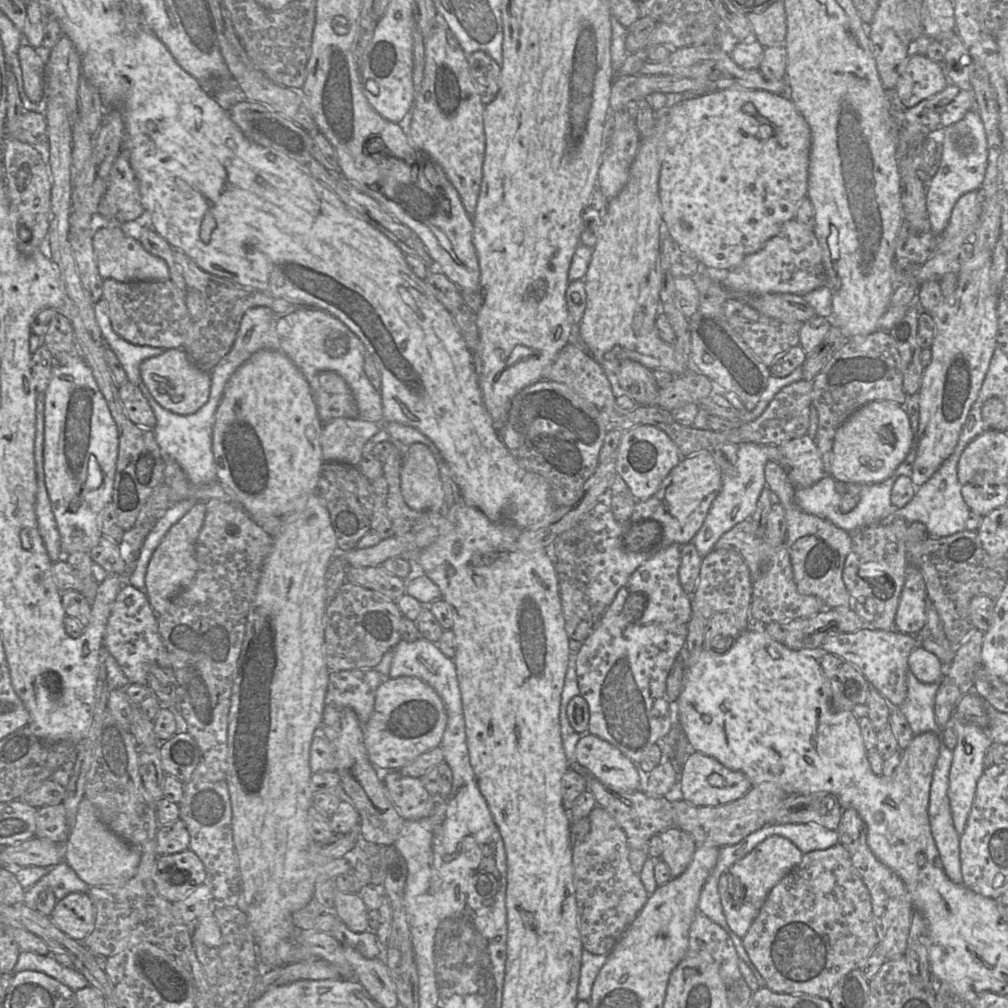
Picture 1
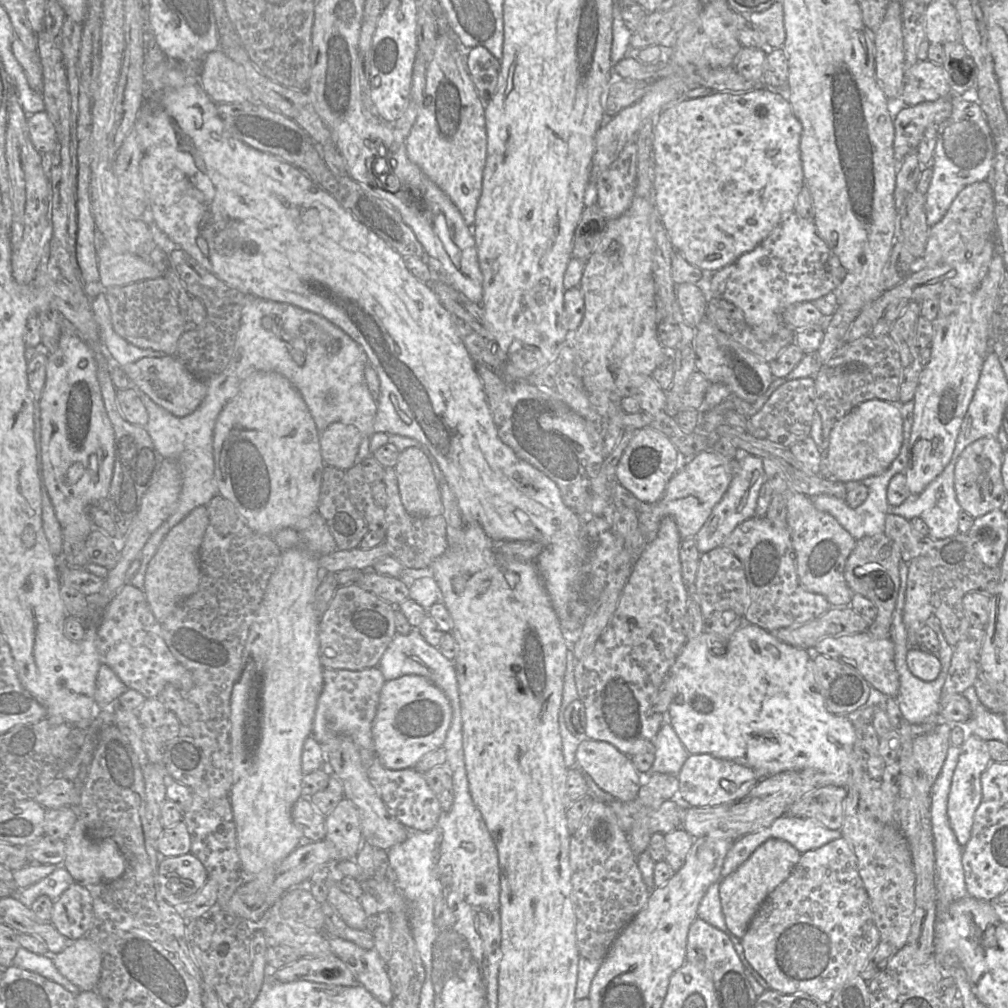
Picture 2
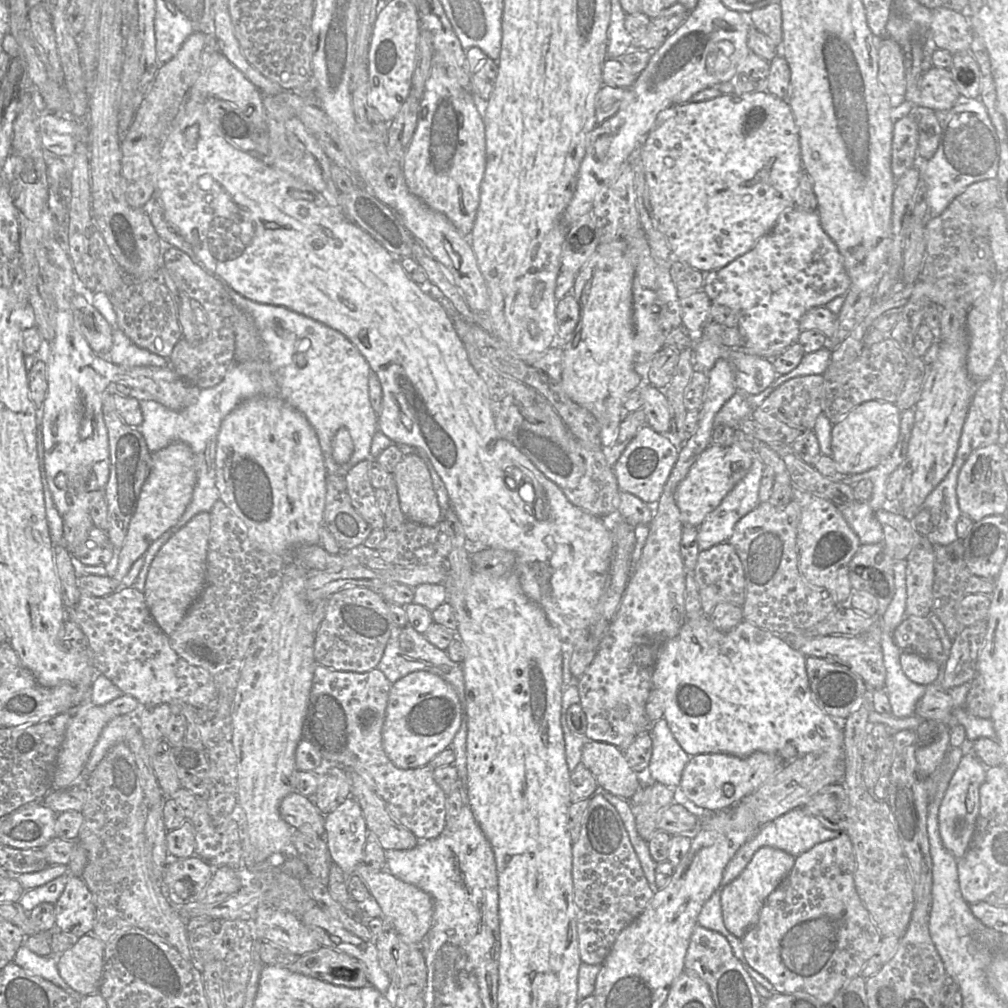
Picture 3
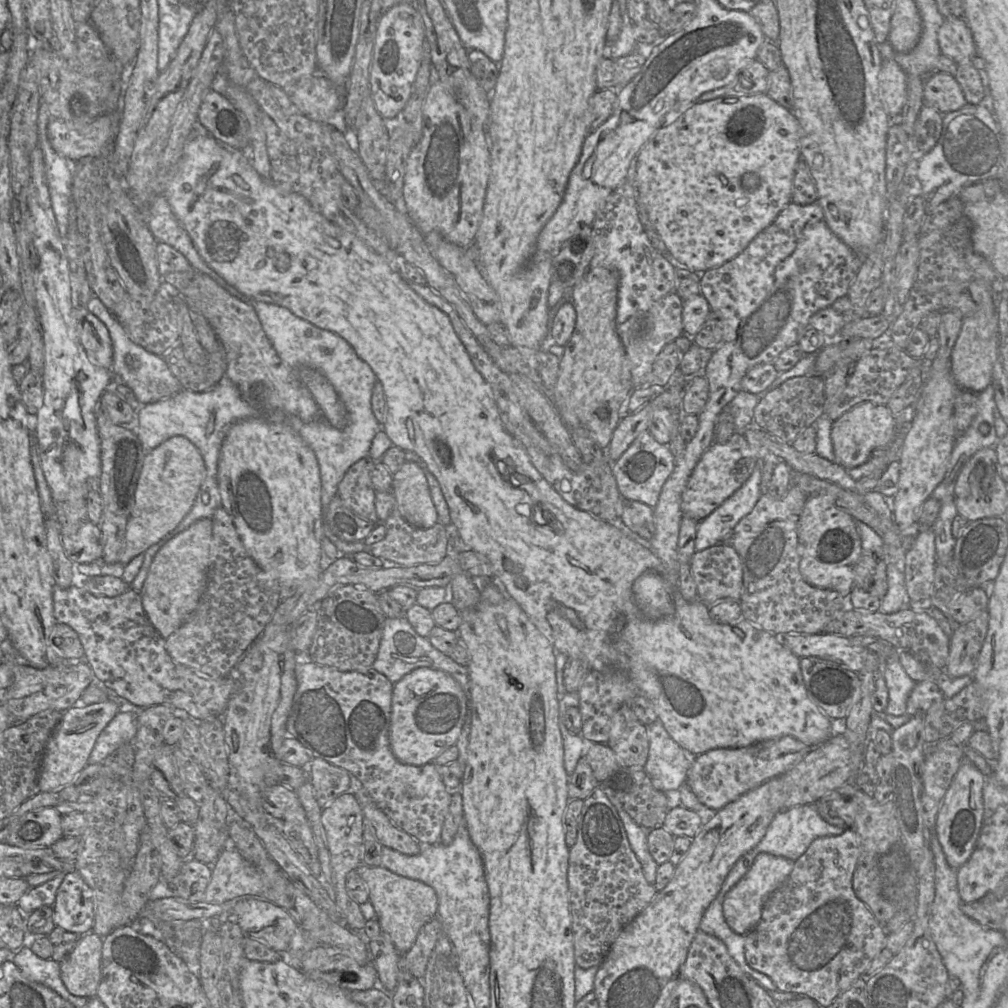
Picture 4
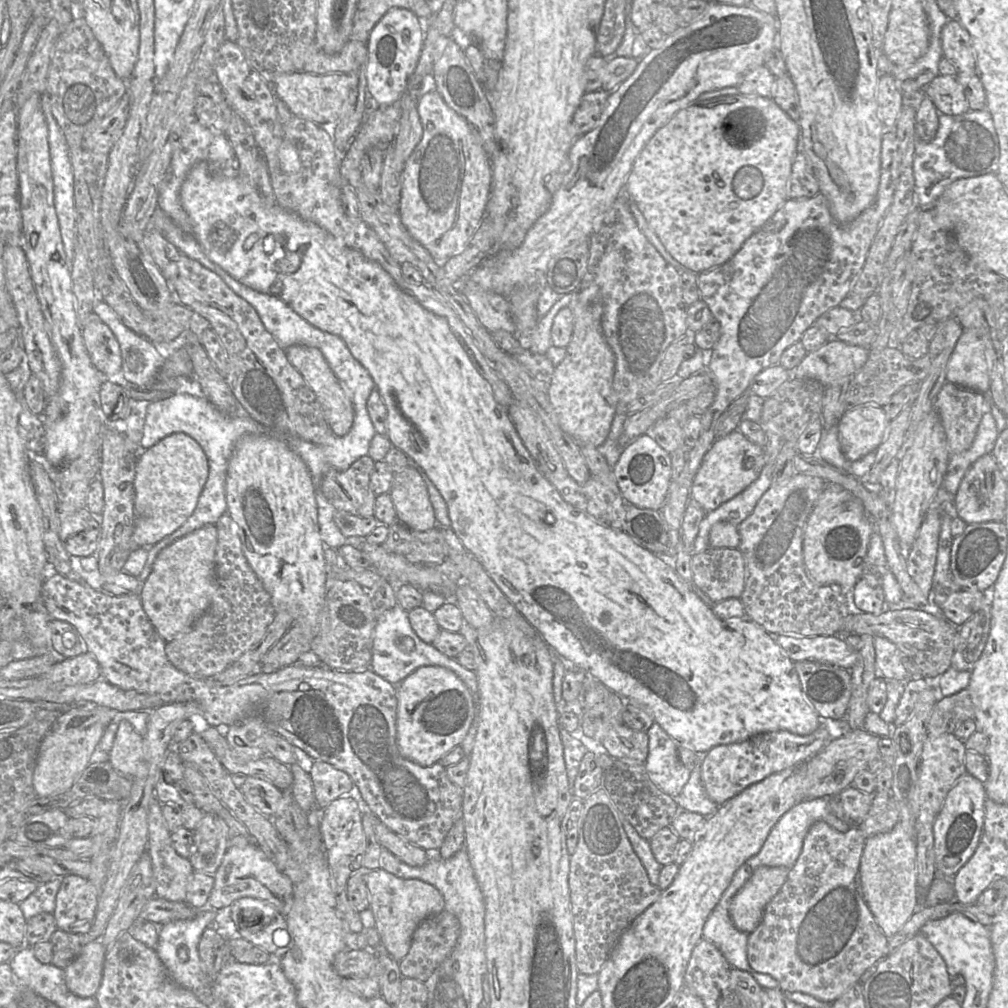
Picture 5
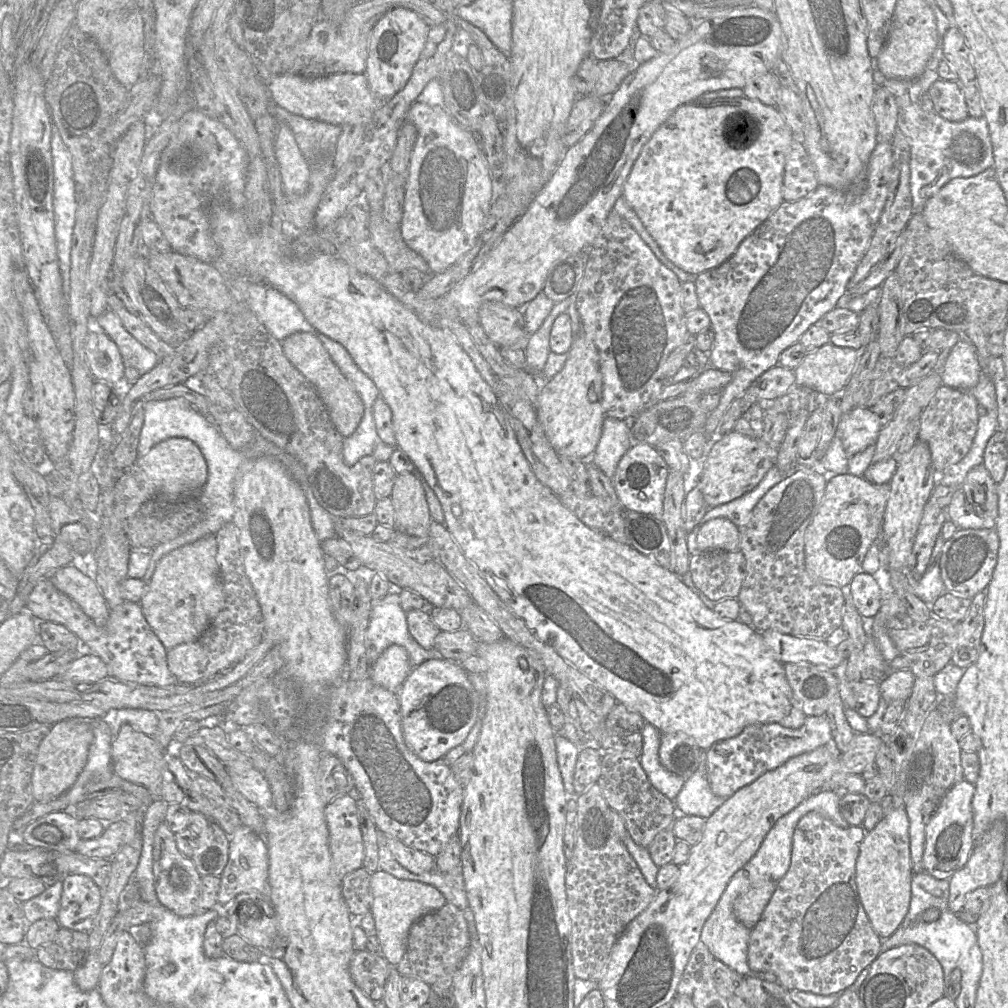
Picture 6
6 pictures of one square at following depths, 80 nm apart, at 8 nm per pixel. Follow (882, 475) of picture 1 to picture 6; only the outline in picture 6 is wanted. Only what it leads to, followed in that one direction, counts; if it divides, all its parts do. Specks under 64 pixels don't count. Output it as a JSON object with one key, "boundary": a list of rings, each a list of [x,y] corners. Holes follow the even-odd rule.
{"boundary":[[[855,407],[843,413],[836,434],[842,439],[843,447],[850,458],[876,444],[882,426],[877,415],[867,407]]]}

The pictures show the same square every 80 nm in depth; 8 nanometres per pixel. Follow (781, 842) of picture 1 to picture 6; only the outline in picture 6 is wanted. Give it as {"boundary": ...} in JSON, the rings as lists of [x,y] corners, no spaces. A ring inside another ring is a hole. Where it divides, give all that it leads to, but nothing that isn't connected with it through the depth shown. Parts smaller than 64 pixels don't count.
{"boundary":[[[777,881],[764,882],[736,898],[733,903],[733,912],[737,920],[752,930],[760,920],[776,886]]]}

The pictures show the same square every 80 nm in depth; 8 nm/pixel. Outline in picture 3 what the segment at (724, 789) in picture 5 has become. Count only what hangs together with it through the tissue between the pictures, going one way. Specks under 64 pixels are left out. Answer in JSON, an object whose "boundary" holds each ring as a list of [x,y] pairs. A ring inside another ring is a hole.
{"boundary":[[[754,752],[744,757],[726,753],[696,754],[690,757],[683,769],[679,790],[699,807],[718,811],[735,805],[785,765],[785,760],[779,755],[765,752]],[[726,783],[734,786],[734,792],[731,796],[724,793],[723,786]]]}

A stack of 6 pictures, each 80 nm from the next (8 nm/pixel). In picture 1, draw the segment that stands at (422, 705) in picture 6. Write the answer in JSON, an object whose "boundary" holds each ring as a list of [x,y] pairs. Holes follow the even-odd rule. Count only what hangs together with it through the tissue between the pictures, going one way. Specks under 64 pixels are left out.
{"boundary":[[[416,677],[385,678],[376,691],[371,717],[362,726],[368,758],[372,765],[382,773],[399,771],[421,754],[440,747],[446,724],[447,714],[444,703],[428,684]]]}

